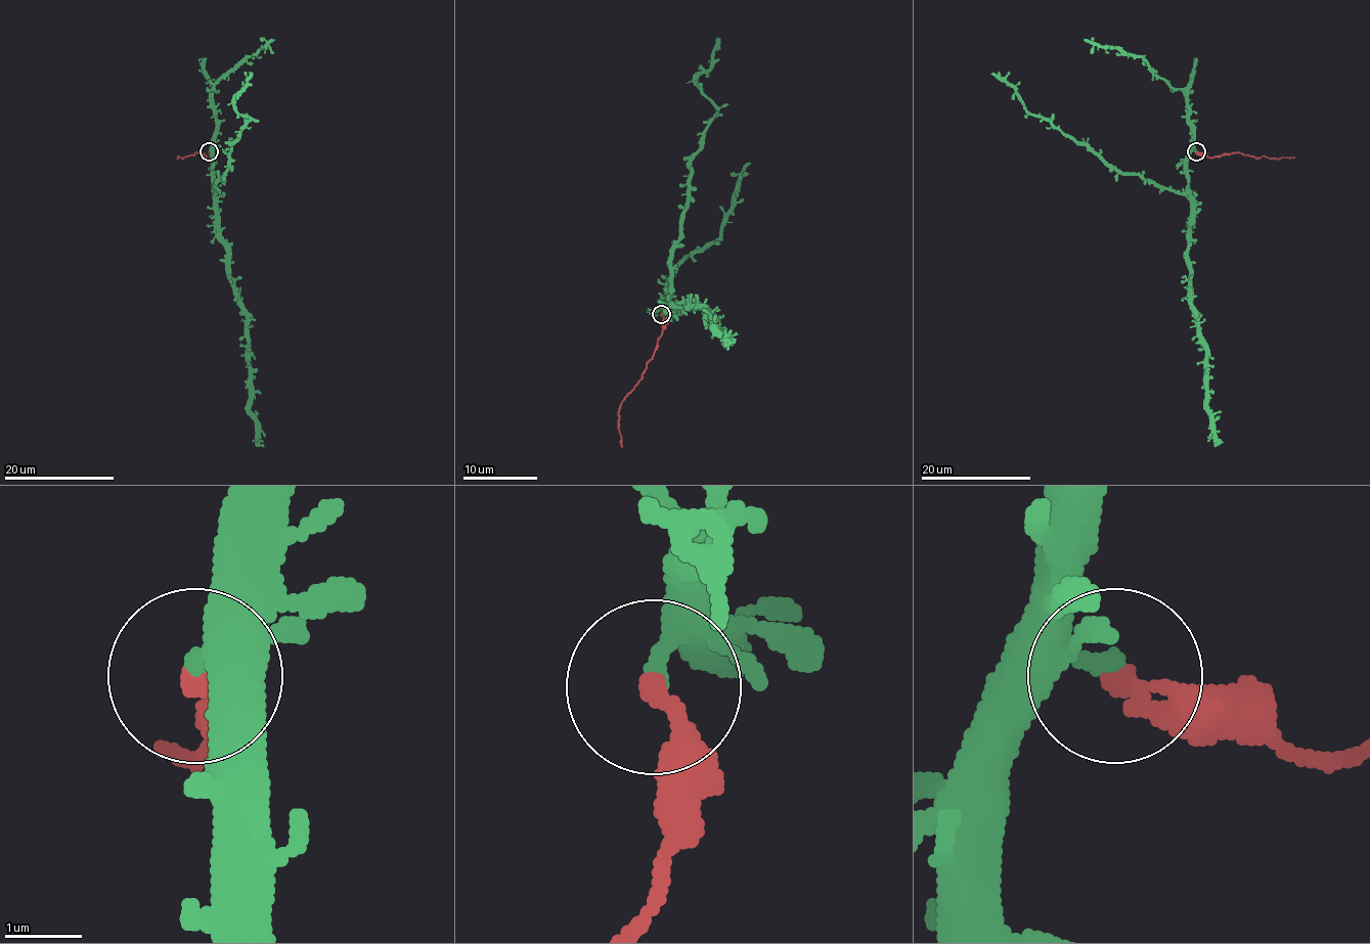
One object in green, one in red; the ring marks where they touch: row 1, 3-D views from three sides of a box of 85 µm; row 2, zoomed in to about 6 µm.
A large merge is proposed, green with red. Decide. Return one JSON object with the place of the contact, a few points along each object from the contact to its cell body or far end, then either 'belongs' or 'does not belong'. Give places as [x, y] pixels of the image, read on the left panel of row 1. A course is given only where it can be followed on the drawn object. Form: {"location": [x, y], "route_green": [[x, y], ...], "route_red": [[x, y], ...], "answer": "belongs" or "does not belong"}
{"location": [209, 151], "route_green": [[209, 151], [215, 237], [226, 252], [229, 283], [246, 315], [250, 414], [263, 447]], "route_red": [[209, 151], [210, 156], [196, 152], [178, 156]], "answer": "does not belong"}

